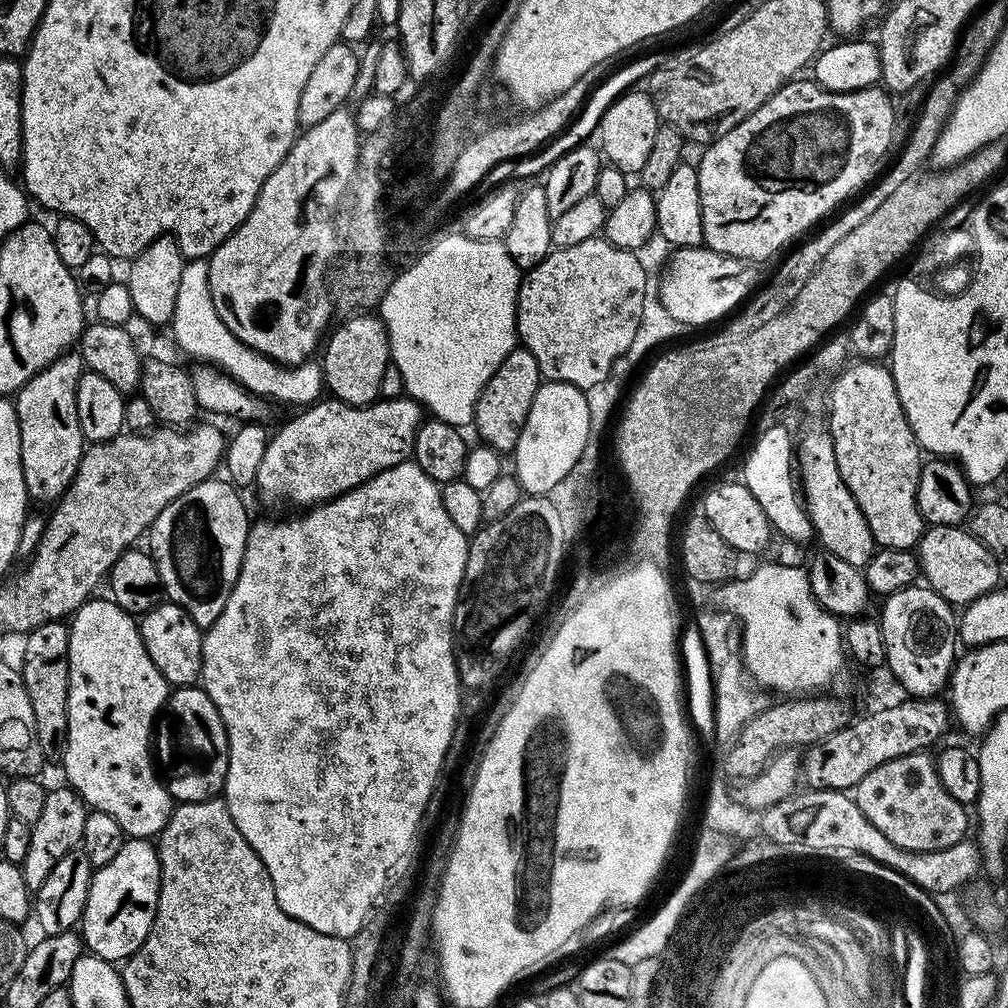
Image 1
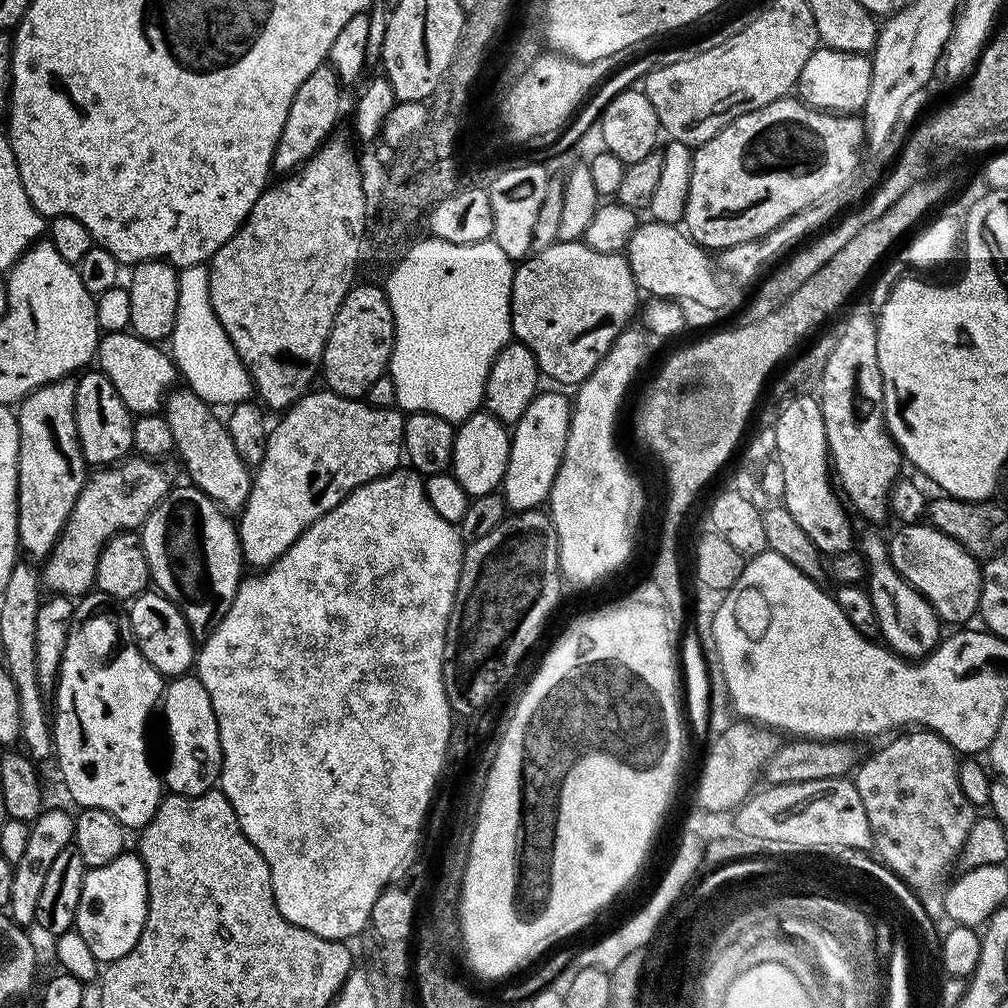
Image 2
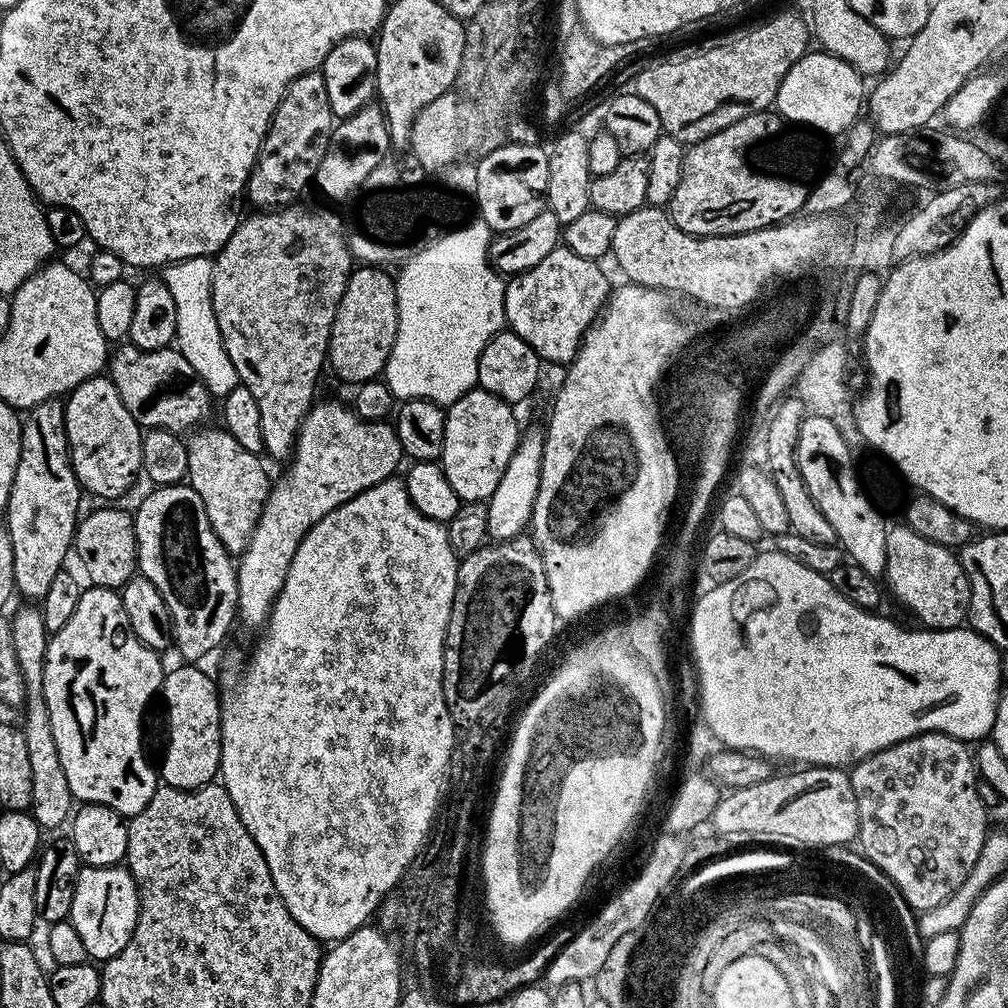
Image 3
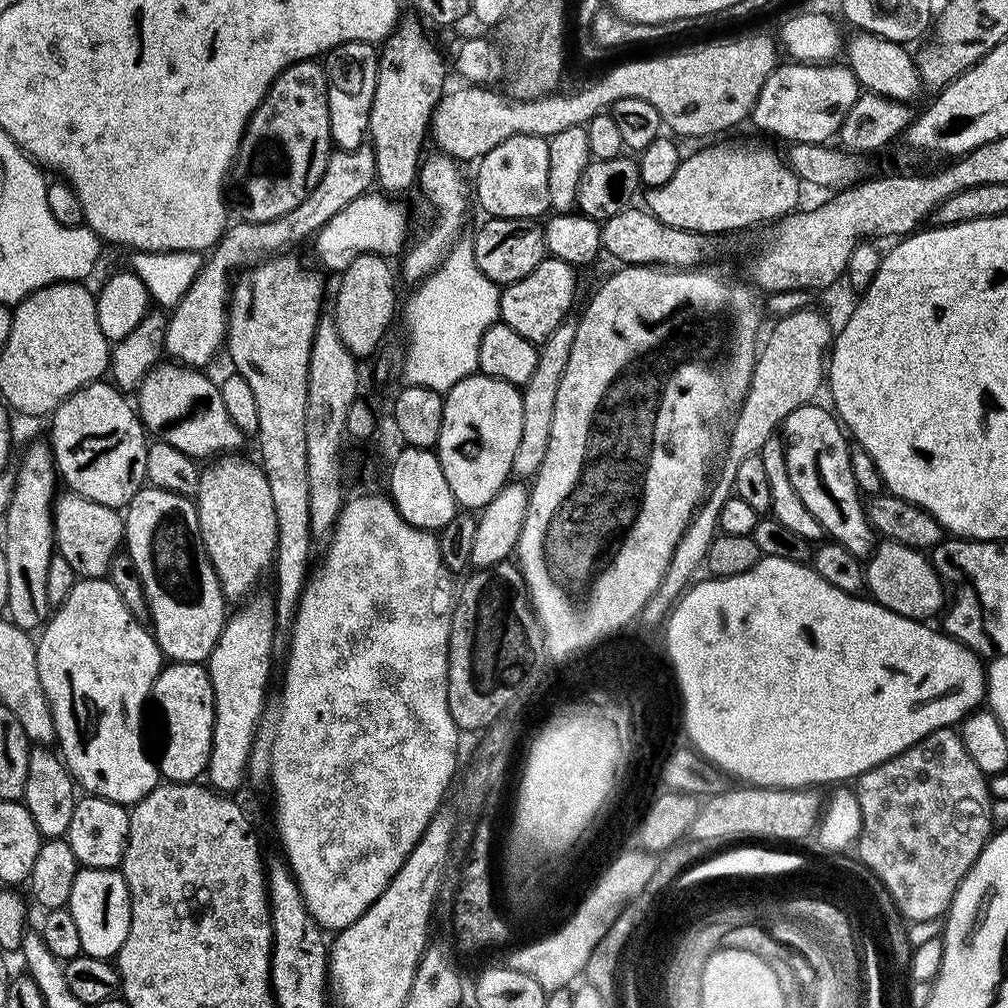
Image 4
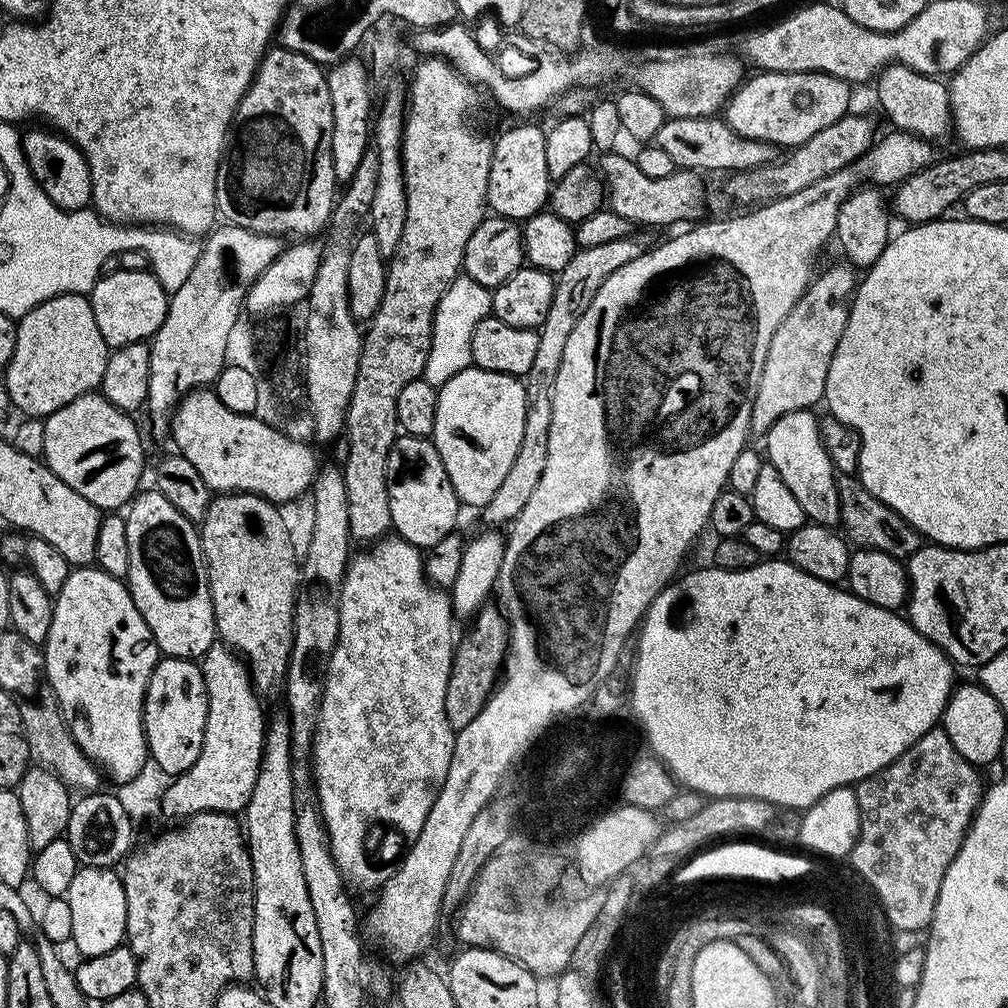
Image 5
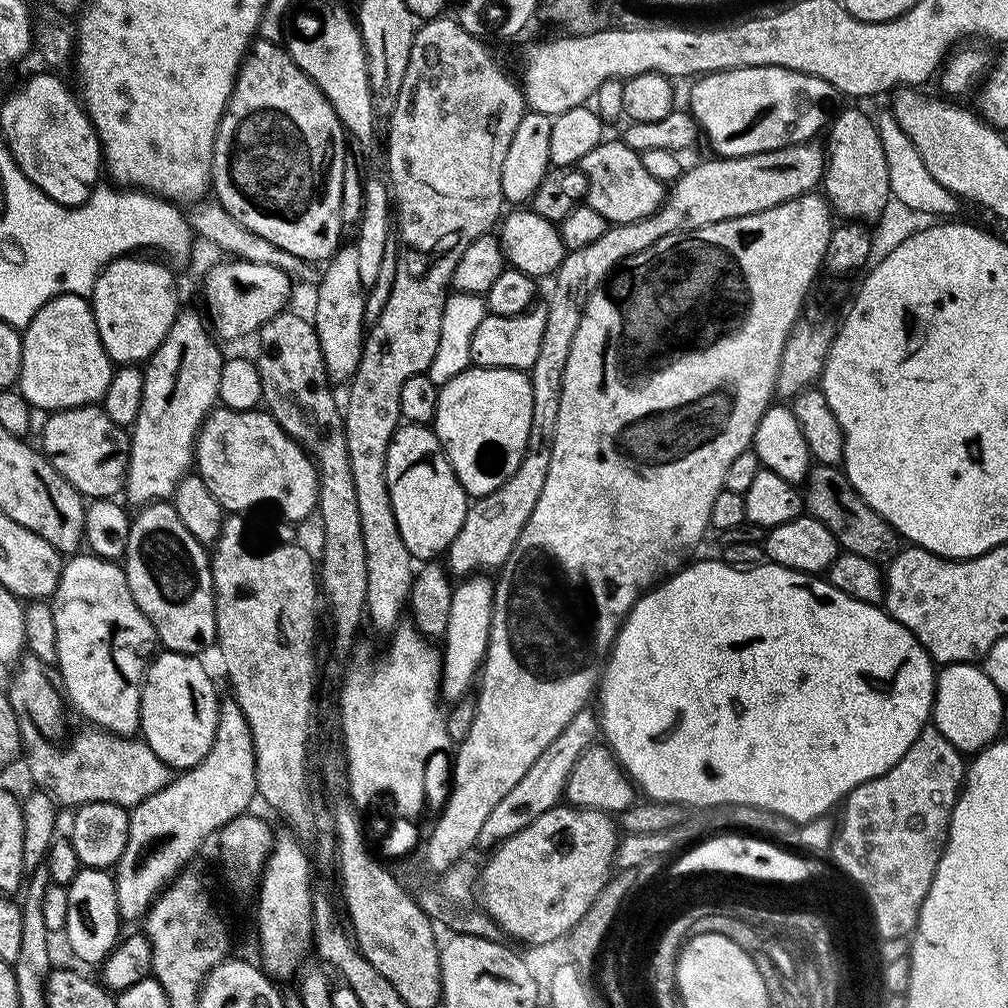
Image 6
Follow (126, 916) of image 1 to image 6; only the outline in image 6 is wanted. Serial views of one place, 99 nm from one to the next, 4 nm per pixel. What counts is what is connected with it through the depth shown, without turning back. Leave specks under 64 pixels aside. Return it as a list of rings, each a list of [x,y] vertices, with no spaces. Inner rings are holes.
[[[81,867],[80,873],[67,885],[70,910],[66,913],[63,935],[68,936],[68,948],[84,964],[99,965],[121,939],[122,921],[116,897],[116,882],[111,871]]]

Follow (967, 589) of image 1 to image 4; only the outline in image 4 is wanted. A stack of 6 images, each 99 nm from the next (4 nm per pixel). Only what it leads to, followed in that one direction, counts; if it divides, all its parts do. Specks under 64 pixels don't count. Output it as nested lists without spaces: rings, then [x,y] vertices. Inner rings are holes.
[[[881,539],[872,549],[872,555],[864,564],[864,586],[867,595],[894,614],[902,614],[911,620],[931,621],[931,616],[939,617],[946,608],[946,585],[936,572],[936,567],[923,551],[910,546],[902,546],[902,542]]]

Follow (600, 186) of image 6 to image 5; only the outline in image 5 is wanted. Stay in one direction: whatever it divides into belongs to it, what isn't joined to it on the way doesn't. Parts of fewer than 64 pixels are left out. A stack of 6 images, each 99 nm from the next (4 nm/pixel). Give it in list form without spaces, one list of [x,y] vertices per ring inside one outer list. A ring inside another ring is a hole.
[[[616,150],[603,153],[599,157],[598,171],[604,177],[607,207],[614,214],[625,216],[629,225],[653,224],[660,228],[663,224],[676,224],[679,220],[696,222],[705,215],[704,184],[695,171],[677,170],[666,174],[666,178],[650,178],[638,170],[635,159],[628,157],[627,160],[618,153]]]

